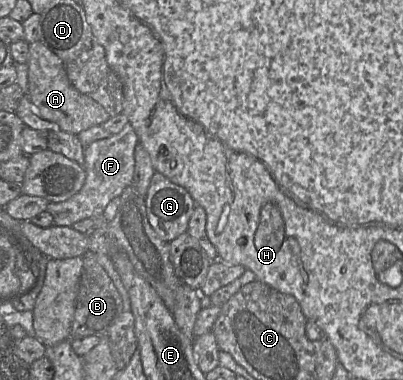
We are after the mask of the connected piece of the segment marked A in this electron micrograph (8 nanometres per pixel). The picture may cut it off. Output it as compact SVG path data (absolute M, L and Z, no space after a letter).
M40 40L30 43L27 66L27 95L43 119L57 124L63 131L78 135L93 126L104 124L110 118L104 107L73 87L63 61Z

